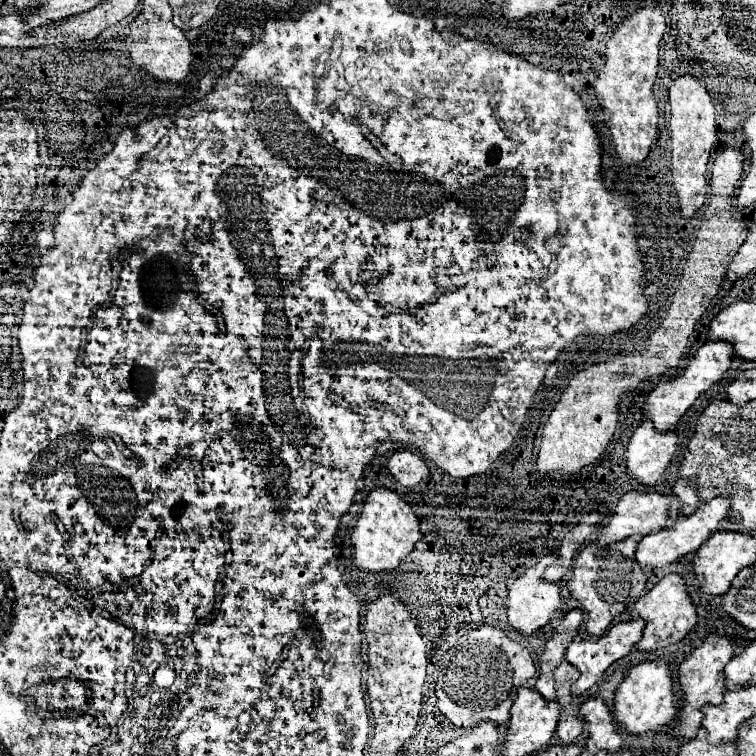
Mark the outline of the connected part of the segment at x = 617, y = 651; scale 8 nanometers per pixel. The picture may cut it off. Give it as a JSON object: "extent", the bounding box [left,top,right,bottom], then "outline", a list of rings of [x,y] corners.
{"extent":[564,620,644,696],"outline":[[[644,620],[620,622],[620,624],[614,624],[610,630],[606,630],[606,634],[600,636],[598,640],[594,640],[594,642],[592,642],[592,640],[574,640],[574,642],[566,648],[566,654],[564,654],[564,660],[566,660],[568,664],[572,664],[574,668],[578,668],[578,672],[580,672],[580,678],[570,686],[570,692],[572,692],[574,696],[584,694],[590,686],[594,686],[594,684],[598,682],[598,678],[606,672],[606,668],[608,668],[612,662],[616,662],[616,660],[628,656],[630,650],[634,648],[634,644],[642,638],[642,628],[644,628]]]}

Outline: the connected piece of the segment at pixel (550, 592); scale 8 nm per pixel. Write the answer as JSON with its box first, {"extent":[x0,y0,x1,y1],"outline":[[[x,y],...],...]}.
{"extent":[508,570,560,635],"outline":[[[530,570],[526,578],[516,580],[508,590],[508,624],[523,635],[531,635],[540,630],[554,612],[560,608],[560,586],[544,582],[540,576],[532,576]]]}

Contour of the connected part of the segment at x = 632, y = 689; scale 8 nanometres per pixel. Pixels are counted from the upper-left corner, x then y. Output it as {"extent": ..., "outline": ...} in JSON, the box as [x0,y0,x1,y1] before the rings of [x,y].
{"extent":[612,660,678,734],"outline":[[[654,660],[654,662],[642,662],[634,666],[628,676],[622,680],[614,694],[614,708],[612,714],[616,718],[616,724],[624,726],[628,734],[642,734],[656,730],[656,726],[666,726],[678,712],[676,708],[676,692],[672,682],[672,672],[666,662]]]}

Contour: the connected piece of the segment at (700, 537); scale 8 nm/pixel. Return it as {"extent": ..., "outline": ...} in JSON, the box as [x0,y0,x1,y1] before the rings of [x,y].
{"extent":[636,498,728,570],"outline":[[[714,498],[706,504],[702,504],[692,516],[682,516],[676,520],[674,528],[670,530],[660,530],[656,534],[648,534],[640,540],[638,550],[636,550],[636,562],[646,570],[646,566],[650,568],[662,568],[666,564],[678,562],[682,556],[696,552],[700,548],[700,544],[704,540],[708,540],[708,536],[712,536],[718,530],[720,520],[724,520],[724,516],[728,516],[728,498]]]}

